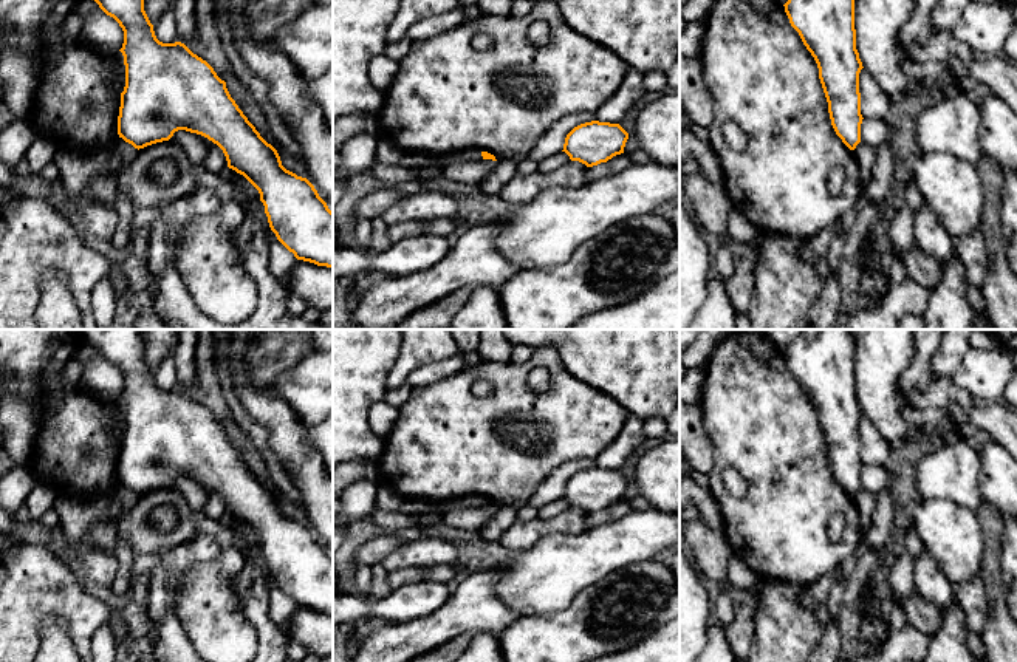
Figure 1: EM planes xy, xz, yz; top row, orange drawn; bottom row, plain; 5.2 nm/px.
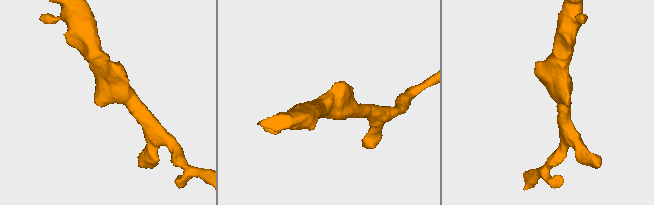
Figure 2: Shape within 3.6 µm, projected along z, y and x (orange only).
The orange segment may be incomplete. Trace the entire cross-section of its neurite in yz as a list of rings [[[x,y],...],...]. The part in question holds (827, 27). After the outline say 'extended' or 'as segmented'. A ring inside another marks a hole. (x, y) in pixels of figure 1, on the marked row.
[[[788,0],[783,6],[817,63],[831,125],[854,150],[864,119],[859,93],[864,67],[856,49],[854,0]]]; as segmented

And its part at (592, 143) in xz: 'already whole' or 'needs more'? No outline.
already whole

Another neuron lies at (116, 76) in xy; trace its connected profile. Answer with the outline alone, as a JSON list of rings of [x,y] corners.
[[[121,51],[111,56],[111,70],[108,73],[108,82],[118,94],[124,91],[125,87],[125,65]]]

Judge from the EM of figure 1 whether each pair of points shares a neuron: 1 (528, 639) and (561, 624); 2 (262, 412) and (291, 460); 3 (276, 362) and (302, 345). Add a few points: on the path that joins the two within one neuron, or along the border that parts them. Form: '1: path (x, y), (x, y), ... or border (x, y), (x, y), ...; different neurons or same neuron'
1: path (536, 639), (545, 639), (553, 631); same neuron
2: path (274, 424), (288, 438), (291, 447); same neuron
3: path (282, 356), (296, 345); same neuron

